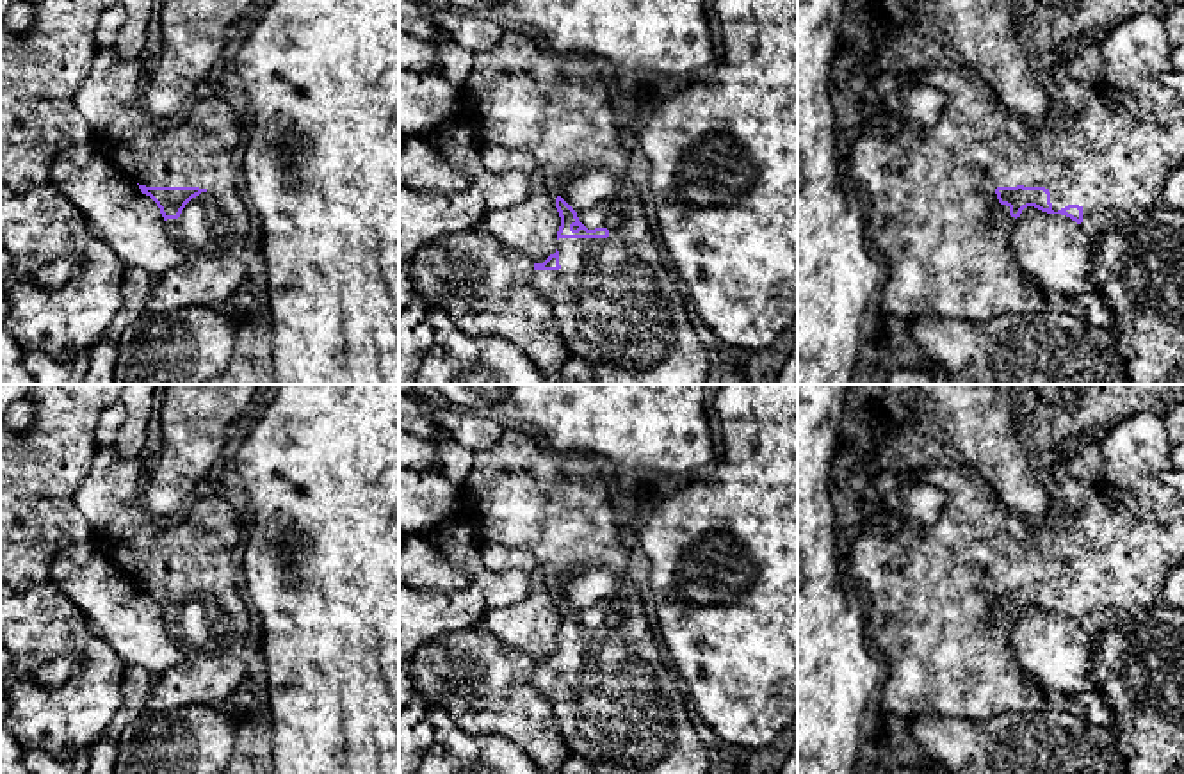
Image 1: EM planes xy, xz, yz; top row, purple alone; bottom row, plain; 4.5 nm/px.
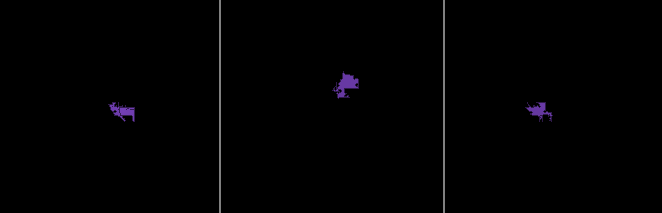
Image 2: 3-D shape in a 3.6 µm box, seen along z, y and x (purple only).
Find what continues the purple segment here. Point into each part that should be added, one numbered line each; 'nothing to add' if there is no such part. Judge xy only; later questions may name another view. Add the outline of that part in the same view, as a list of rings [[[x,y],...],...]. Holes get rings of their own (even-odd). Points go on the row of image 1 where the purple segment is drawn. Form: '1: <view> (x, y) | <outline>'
1: xy (212, 230) | [[[114,48],[98,50],[87,78],[73,94],[73,105],[91,128],[93,144],[100,155],[121,173],[130,174],[135,183],[146,187],[199,187],[203,190],[185,205],[178,219],[166,221],[166,231],[180,249],[182,262],[153,281],[144,313],[164,313],[187,306],[219,310],[233,297],[246,276],[244,246],[251,233],[251,217],[237,189],[233,157],[242,151],[247,116],[230,100],[214,94],[201,98],[191,114],[178,123],[157,117],[144,103],[148,71],[150,60],[144,57],[121,59]]]

